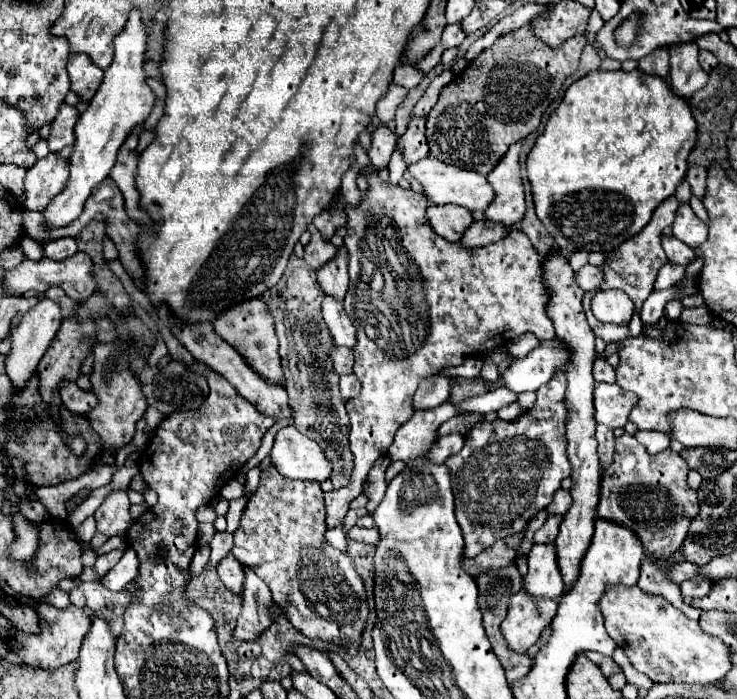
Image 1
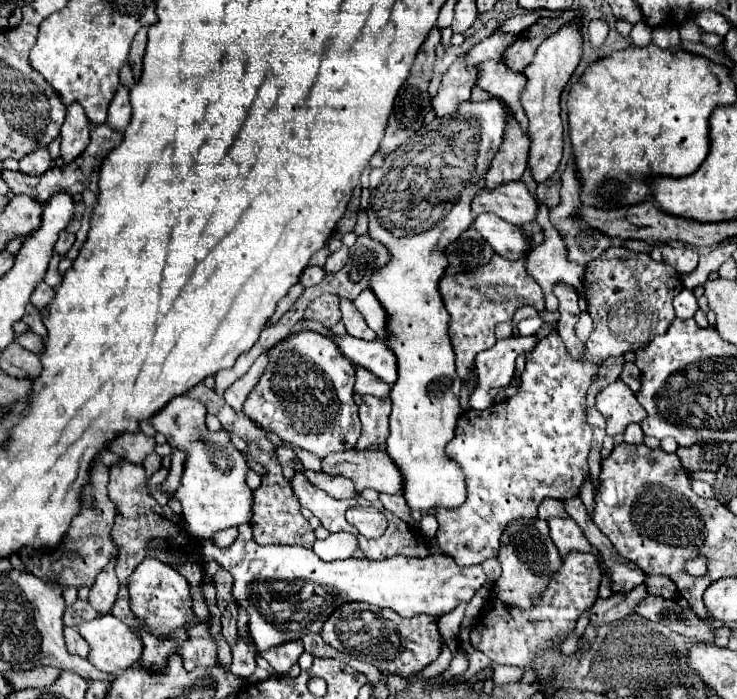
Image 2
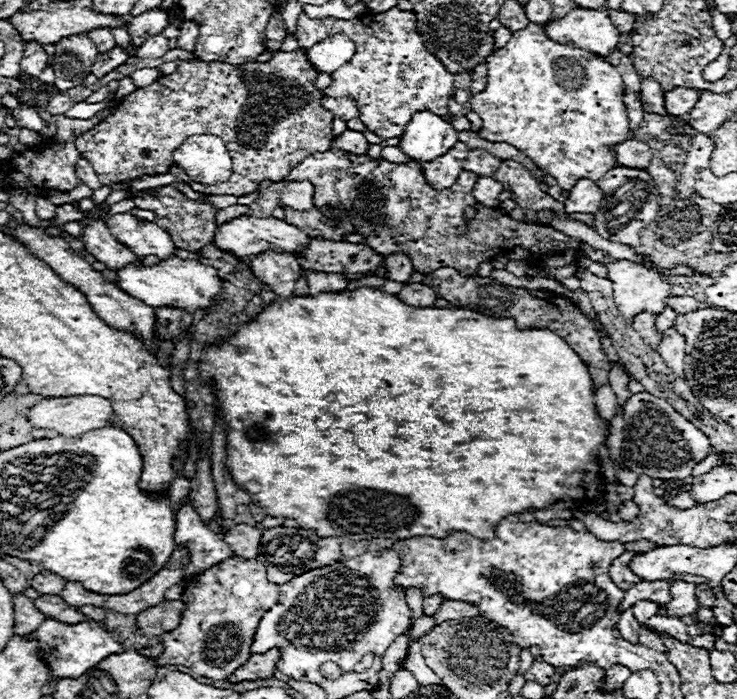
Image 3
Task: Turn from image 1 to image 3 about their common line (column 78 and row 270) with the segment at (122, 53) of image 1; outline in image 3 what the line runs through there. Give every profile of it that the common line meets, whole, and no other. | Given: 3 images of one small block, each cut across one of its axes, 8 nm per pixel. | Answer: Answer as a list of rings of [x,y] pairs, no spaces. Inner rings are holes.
[[[170,256],[158,262],[156,266],[128,264],[122,270],[118,270],[116,276],[118,288],[122,292],[146,302],[152,308],[172,306],[194,312],[196,308],[208,308],[212,304],[212,298],[222,290],[222,280],[218,278],[218,272],[214,268],[202,266],[198,260],[182,260],[178,256]]]

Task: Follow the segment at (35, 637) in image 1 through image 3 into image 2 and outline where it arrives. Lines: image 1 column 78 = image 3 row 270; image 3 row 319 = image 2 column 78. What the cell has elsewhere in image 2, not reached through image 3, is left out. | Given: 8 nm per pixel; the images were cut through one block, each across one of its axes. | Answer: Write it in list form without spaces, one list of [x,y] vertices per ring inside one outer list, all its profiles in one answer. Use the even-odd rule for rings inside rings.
[[[112,614],[98,616],[94,620],[78,624],[78,634],[82,634],[86,644],[90,646],[90,654],[86,656],[86,660],[92,662],[92,666],[96,666],[98,670],[114,674],[114,676],[120,676],[124,670],[134,666],[142,654],[142,642],[124,622],[120,622]]]

